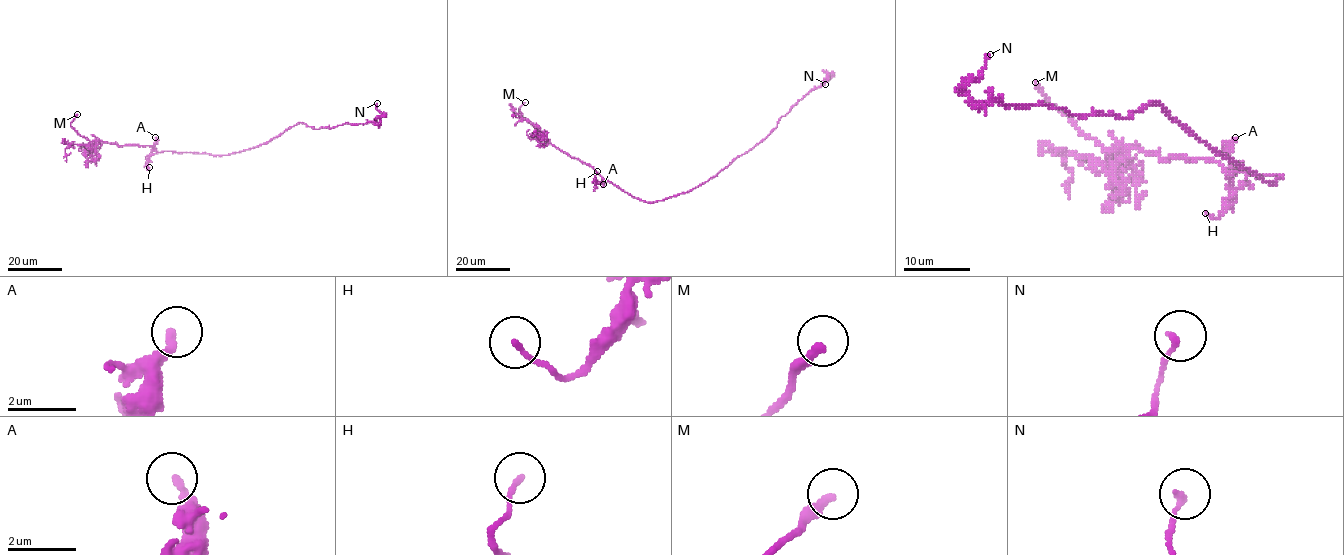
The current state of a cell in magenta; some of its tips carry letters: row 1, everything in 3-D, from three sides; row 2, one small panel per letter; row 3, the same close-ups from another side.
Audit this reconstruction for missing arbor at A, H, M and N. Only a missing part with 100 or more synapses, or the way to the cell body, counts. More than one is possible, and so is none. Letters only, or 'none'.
M

